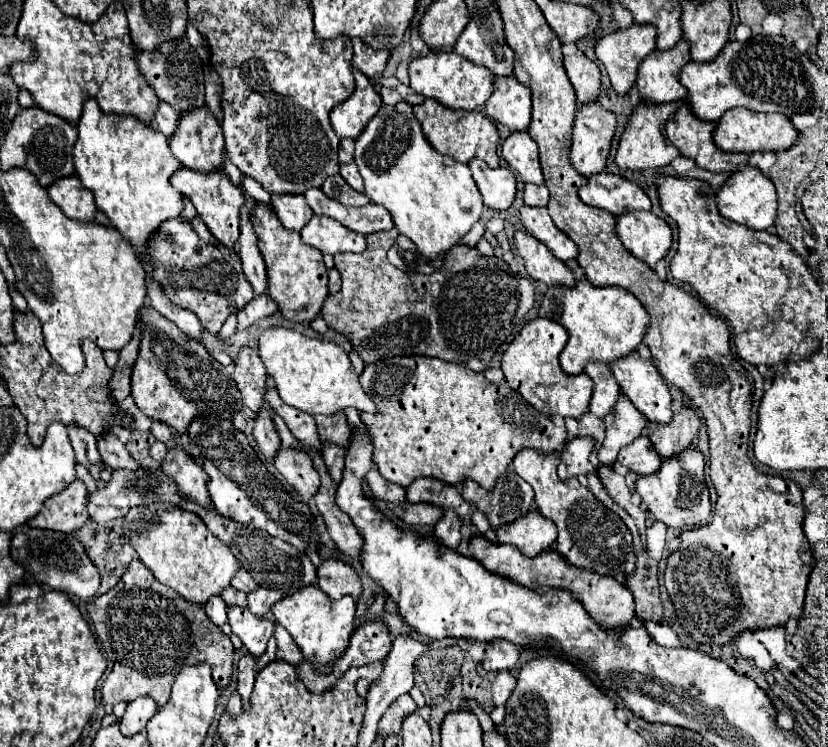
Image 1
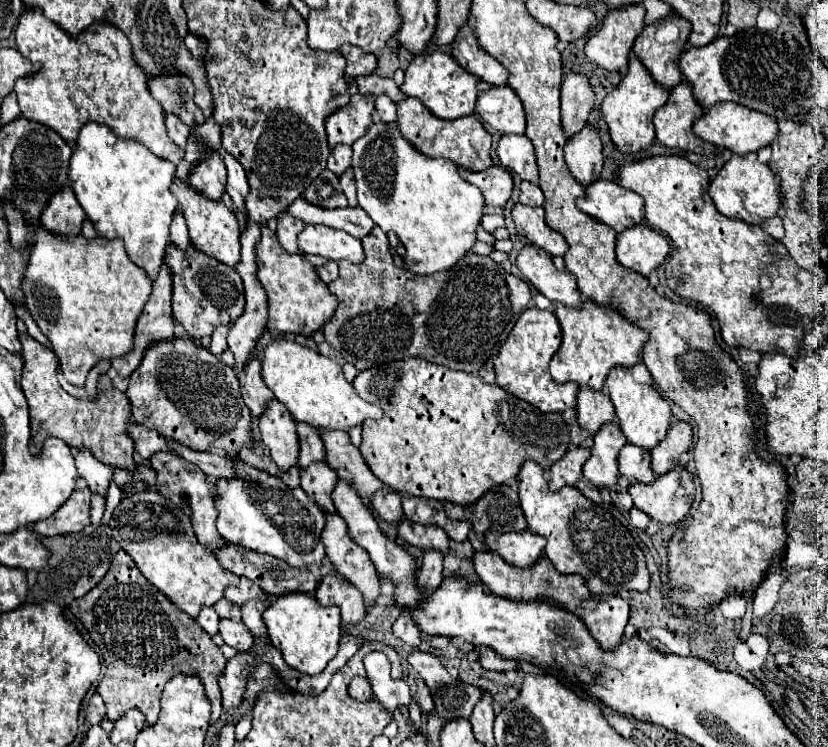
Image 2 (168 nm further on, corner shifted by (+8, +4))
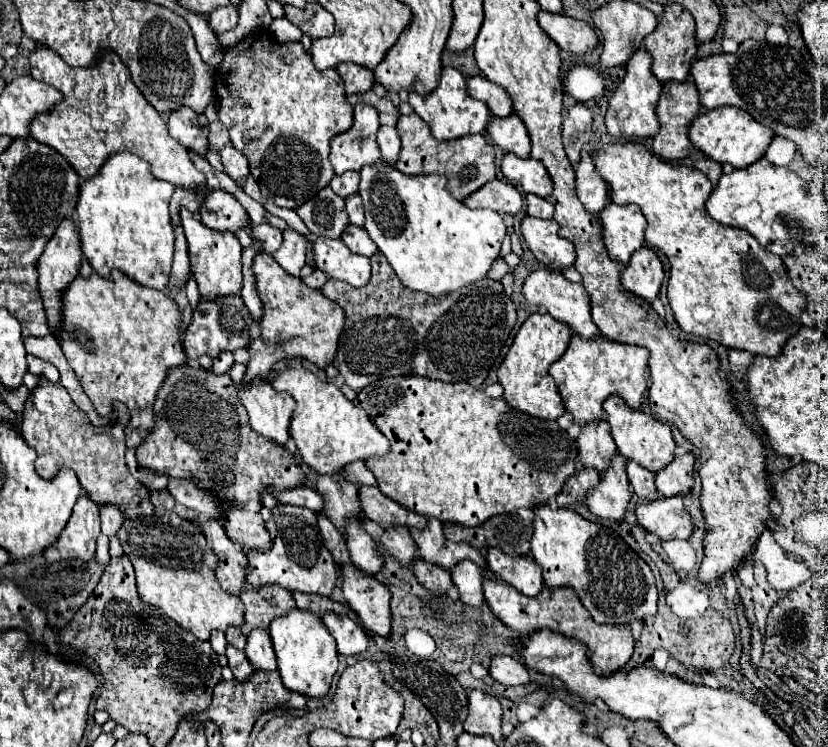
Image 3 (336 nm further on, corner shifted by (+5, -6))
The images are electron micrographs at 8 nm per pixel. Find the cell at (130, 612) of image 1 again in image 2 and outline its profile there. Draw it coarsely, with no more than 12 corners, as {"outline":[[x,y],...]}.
{"outline":[[116,552],[70,604],[96,692],[152,726],[164,684],[198,676],[222,714],[222,650]]}

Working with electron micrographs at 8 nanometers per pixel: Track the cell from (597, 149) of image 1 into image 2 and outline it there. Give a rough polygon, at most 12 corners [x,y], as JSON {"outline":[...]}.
{"outline":[[586,126],[564,148],[572,176],[588,186],[602,172],[602,142]]}

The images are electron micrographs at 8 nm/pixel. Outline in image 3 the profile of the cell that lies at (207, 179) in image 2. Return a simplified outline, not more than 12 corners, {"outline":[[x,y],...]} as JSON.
{"outline":[[217,188],[205,194],[199,218],[213,230],[249,224],[237,198]]}

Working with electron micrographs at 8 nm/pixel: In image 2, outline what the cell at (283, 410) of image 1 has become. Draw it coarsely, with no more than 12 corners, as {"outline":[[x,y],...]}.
{"outline":[[298,424],[298,468],[326,462],[320,434],[308,424]]}

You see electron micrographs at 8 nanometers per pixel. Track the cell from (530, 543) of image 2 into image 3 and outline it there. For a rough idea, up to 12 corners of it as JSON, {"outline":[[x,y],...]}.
{"outline":[[489,548],[487,566],[525,596],[543,588],[541,566],[531,556]]}

